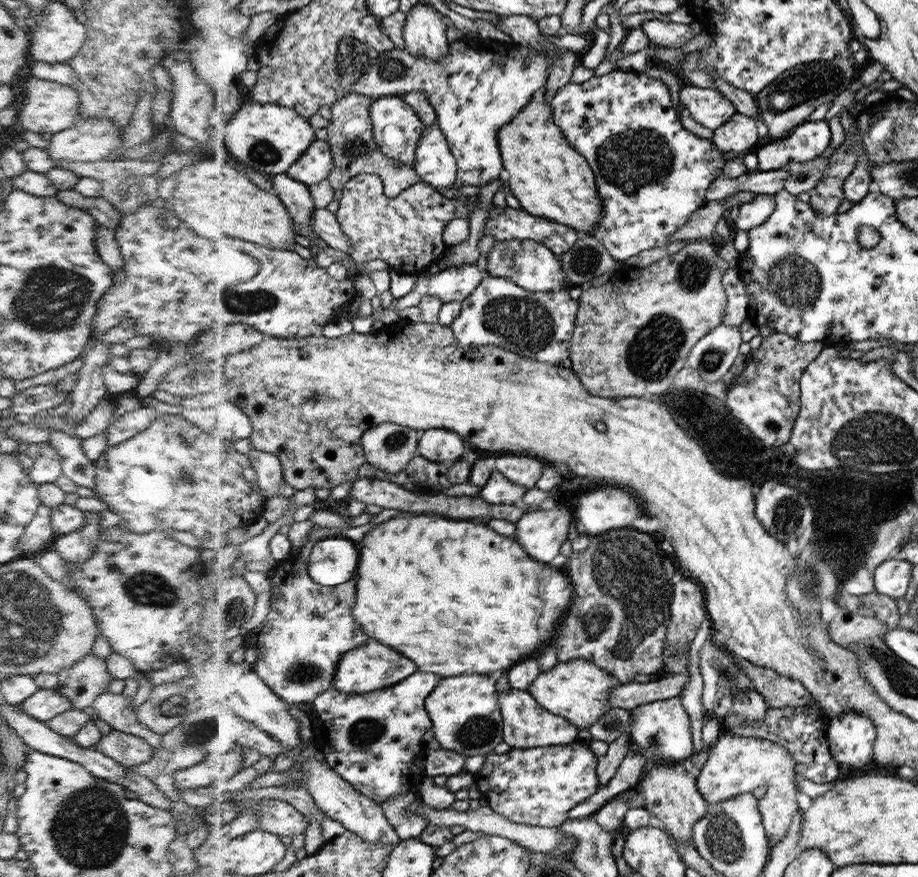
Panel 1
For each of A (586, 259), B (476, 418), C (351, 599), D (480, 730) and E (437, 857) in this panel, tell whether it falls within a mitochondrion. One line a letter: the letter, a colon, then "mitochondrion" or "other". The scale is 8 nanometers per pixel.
A: mitochondrion
B: other
C: other
D: mitochondrion
E: other

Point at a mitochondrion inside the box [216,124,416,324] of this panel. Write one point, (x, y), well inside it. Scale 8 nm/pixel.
(263, 153)

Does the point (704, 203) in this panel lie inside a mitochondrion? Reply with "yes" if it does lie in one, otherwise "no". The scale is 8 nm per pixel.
no

